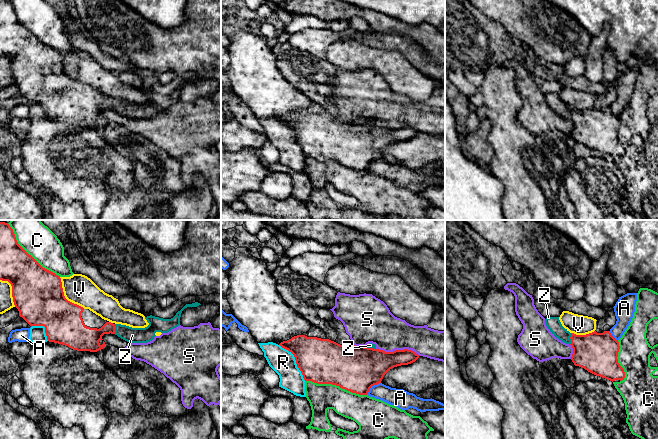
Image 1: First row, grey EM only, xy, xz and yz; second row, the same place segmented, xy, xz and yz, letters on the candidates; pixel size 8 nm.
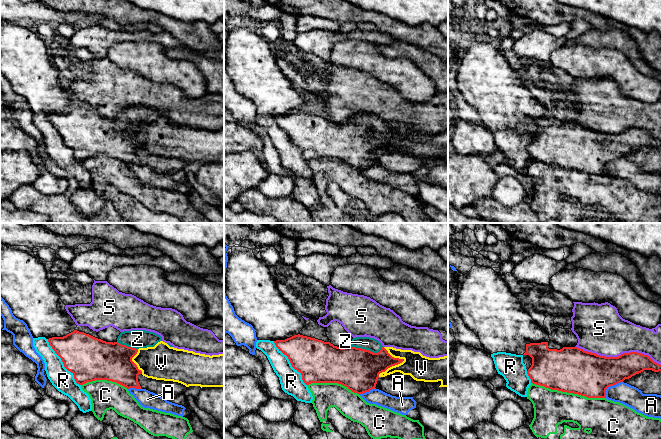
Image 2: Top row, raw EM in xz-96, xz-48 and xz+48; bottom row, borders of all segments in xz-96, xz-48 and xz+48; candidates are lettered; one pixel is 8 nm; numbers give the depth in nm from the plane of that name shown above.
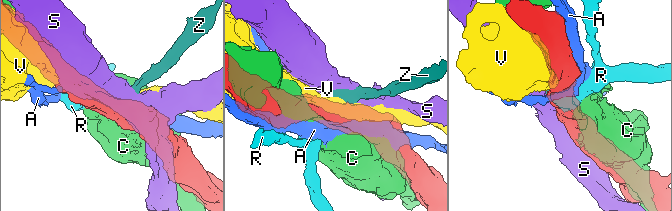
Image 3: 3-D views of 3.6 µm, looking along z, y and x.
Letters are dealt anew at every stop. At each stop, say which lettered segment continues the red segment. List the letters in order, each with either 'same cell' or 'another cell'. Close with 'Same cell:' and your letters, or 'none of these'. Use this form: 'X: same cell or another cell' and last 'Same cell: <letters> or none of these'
A: another cell
C: another cell
R: another cell
S: another cell
V: another cell
Z: same cell
Same cell: Z

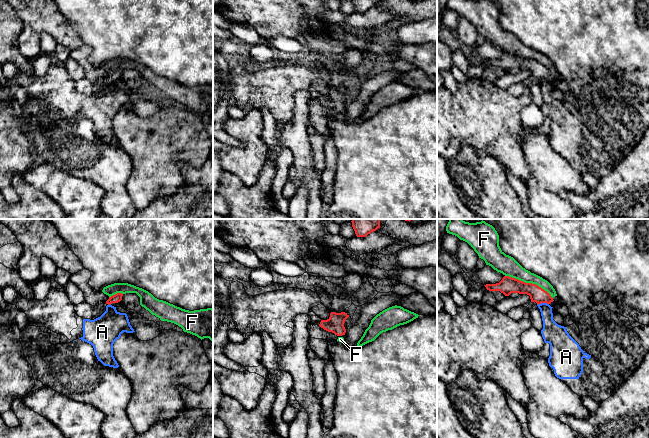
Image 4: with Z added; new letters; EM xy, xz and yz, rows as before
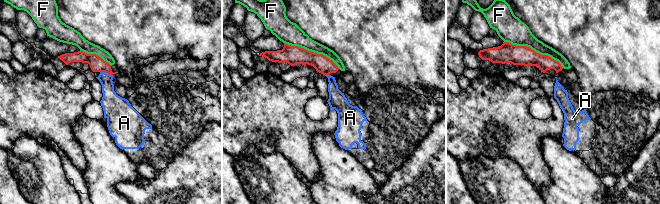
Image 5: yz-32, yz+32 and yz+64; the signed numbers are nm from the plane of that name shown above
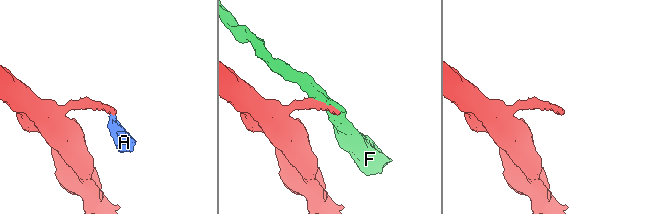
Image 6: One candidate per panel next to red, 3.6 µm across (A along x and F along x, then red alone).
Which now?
A: another cell
F: another cell
Same cell: none of these

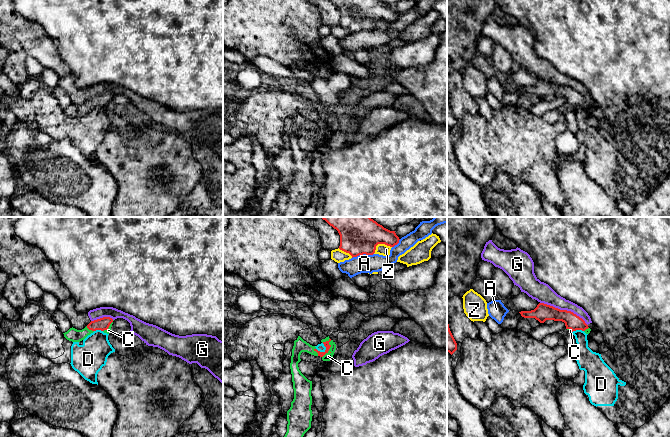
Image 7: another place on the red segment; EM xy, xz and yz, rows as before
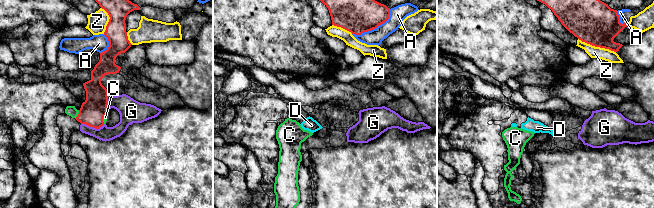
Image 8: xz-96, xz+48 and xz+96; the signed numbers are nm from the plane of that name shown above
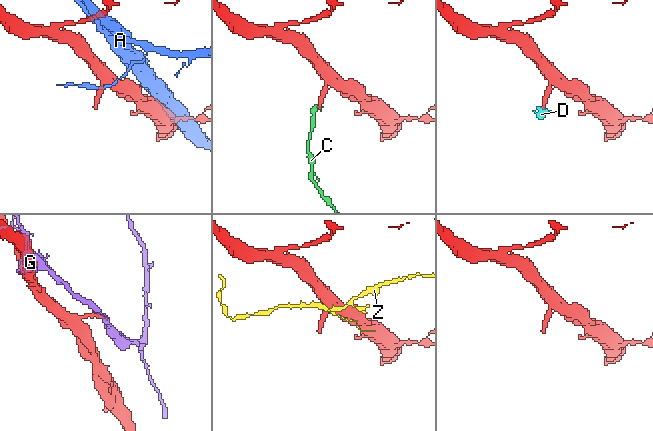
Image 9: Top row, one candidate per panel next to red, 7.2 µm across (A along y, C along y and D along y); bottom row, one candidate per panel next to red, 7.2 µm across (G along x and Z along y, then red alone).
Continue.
A: another cell
C: same cell
D: another cell
G: another cell
Z: another cell
Same cell: C

